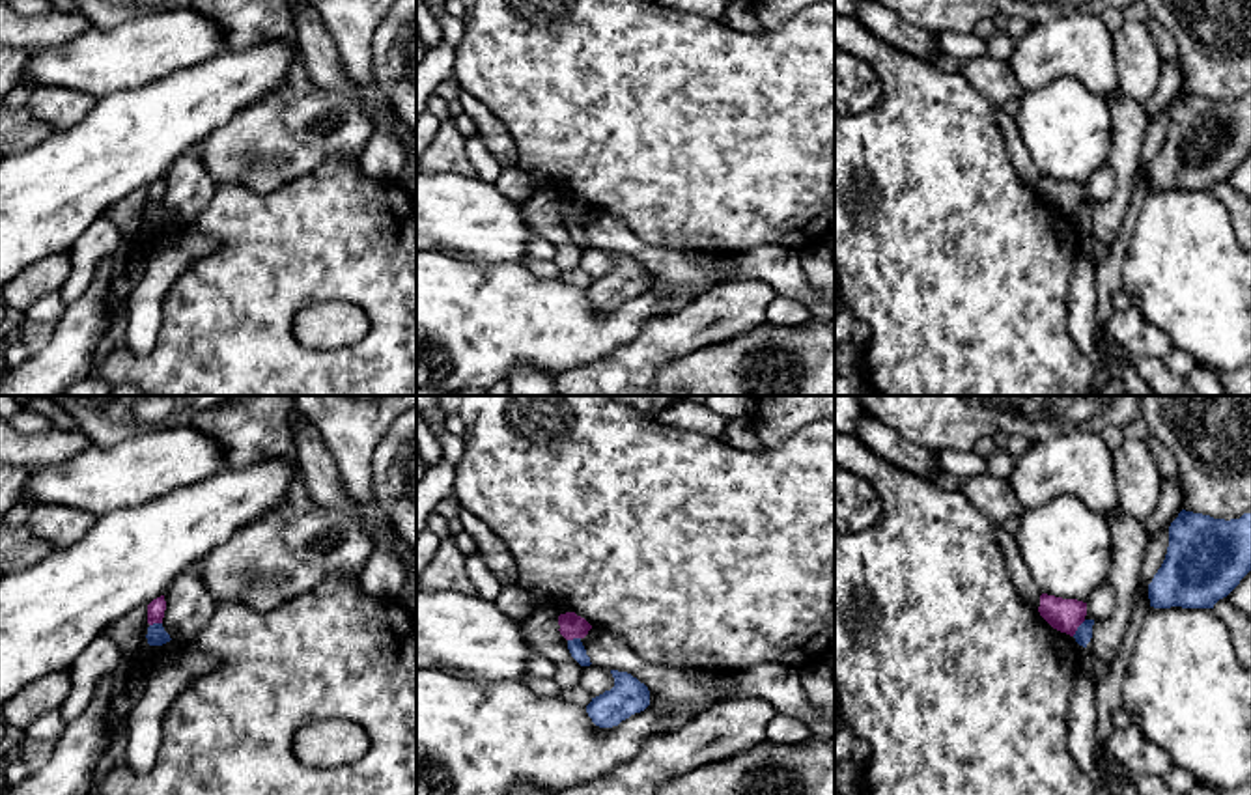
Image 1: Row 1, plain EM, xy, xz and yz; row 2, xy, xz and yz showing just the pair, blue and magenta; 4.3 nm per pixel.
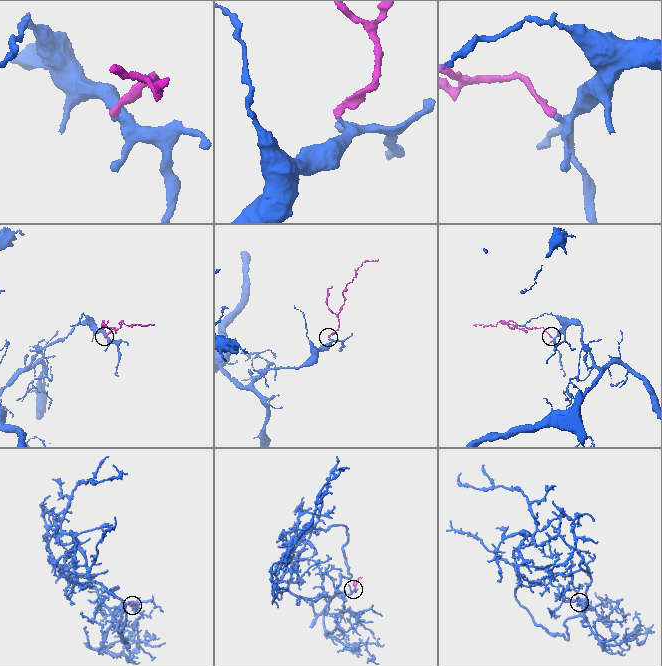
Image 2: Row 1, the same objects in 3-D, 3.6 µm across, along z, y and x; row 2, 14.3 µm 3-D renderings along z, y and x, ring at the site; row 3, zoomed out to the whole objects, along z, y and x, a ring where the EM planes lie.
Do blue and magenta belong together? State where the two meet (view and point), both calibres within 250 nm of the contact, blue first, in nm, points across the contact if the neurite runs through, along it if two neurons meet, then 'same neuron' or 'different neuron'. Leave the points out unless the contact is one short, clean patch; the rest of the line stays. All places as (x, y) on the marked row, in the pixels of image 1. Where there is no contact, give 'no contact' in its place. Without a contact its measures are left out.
meets blue in yz at (1078, 627); 70 nm thick on the blue side, 140 nm on the other; border along yz (1085, 620), (1072, 635); different neuron

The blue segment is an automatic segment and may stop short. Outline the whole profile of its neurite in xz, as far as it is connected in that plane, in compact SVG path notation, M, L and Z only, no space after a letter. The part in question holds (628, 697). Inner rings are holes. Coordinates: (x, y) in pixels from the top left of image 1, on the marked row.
M611 670L614 687L592 698L586 713L599 728L618 726L622 720L650 705L650 690L627 672Z

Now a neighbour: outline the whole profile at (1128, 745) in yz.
M1139 726L1115 730L1107 739L1109 754L1130 773L1165 776L1174 765L1158 745L1145 737Z

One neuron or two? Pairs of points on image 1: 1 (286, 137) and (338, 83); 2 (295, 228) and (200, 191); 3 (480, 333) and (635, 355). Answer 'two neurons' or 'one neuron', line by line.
1: two neurons
2: two neurons
3: two neurons

